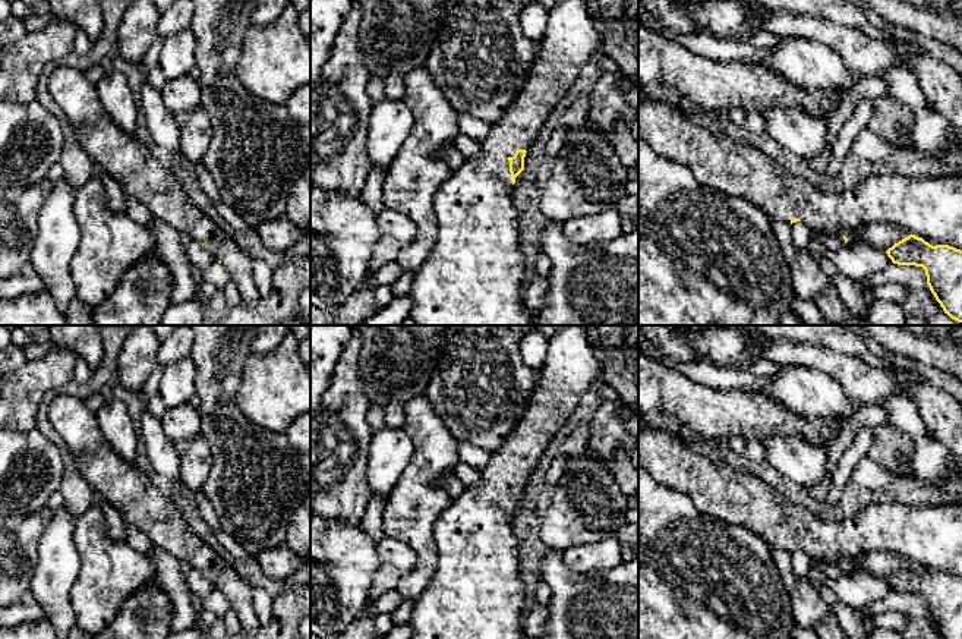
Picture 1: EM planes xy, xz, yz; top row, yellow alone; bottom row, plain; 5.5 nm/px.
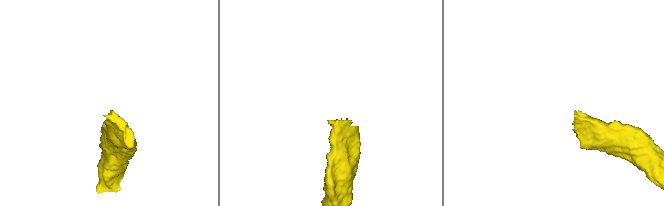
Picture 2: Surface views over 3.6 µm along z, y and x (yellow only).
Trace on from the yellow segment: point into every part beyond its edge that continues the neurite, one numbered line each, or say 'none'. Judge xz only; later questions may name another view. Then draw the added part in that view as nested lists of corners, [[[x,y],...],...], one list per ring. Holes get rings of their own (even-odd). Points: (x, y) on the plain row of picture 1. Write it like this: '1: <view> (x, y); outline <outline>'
1: xz (478, 591); outline [[[558,325],[548,343],[545,365],[536,371],[534,387],[529,406],[512,428],[504,444],[492,451],[488,466],[480,472],[480,484],[466,487],[452,498],[435,523],[438,563],[433,576],[420,596],[414,598],[414,608],[409,618],[413,629],[411,639],[532,639],[523,630],[523,607],[530,588],[527,573],[521,567],[517,538],[512,535],[512,511],[508,485],[517,478],[529,478],[548,447],[549,441],[562,429],[583,394],[600,377],[602,362],[594,346],[590,344],[581,325]]]

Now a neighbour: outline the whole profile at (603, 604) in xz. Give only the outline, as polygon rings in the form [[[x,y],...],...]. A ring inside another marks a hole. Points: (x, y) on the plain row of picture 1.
[[[546,547],[539,579],[552,592],[546,629],[539,639],[638,639],[638,557],[611,570],[580,575],[564,564],[562,551]]]

